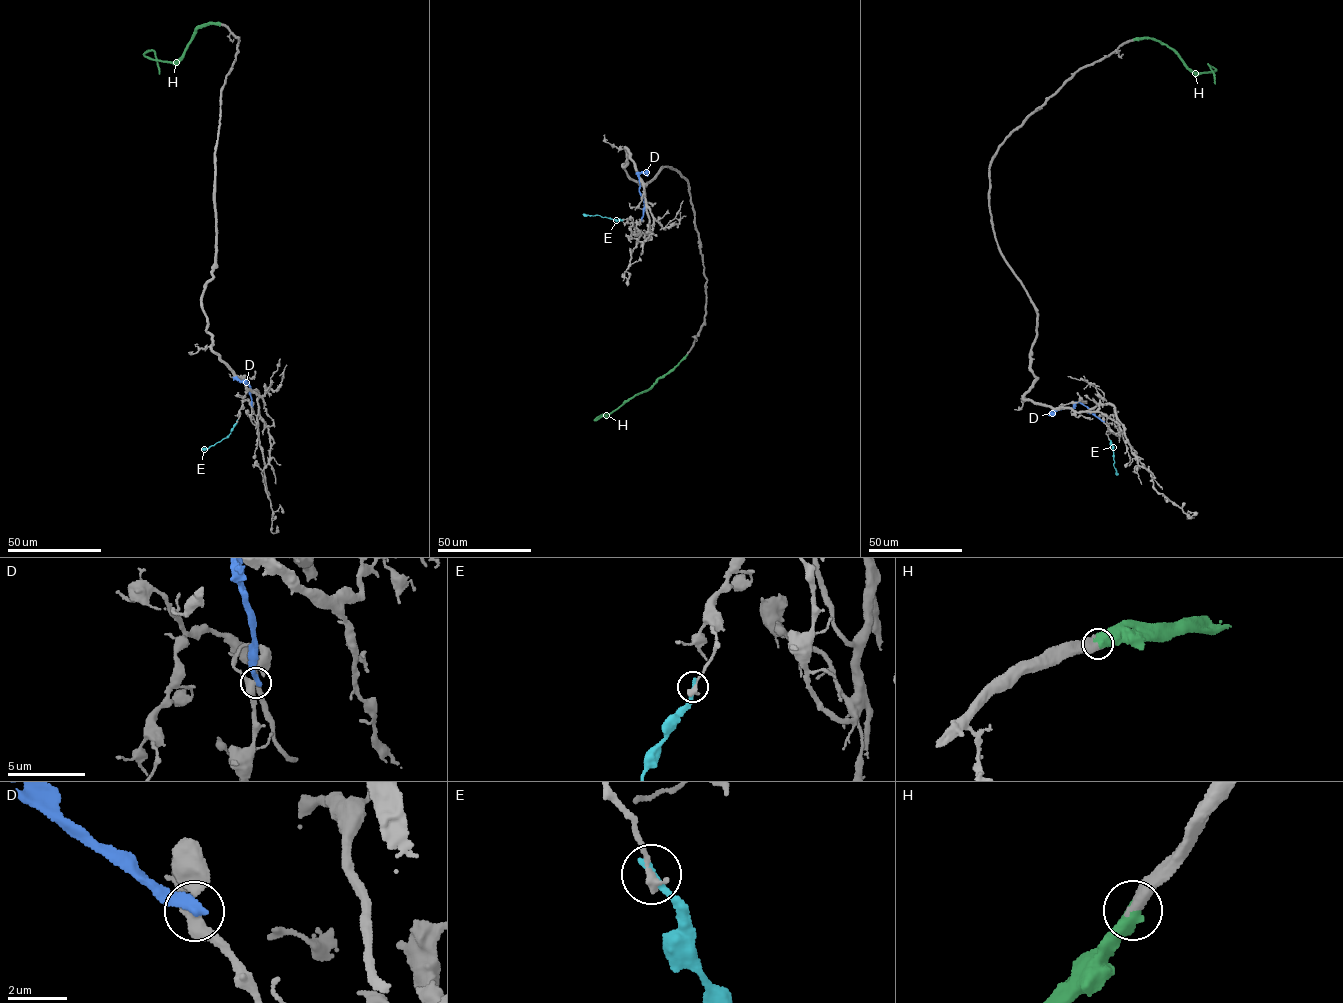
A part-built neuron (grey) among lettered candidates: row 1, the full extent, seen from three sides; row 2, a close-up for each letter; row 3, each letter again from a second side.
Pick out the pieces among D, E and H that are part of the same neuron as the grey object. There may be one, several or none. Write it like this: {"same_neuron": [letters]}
{"same_neuron": ["H"]}

